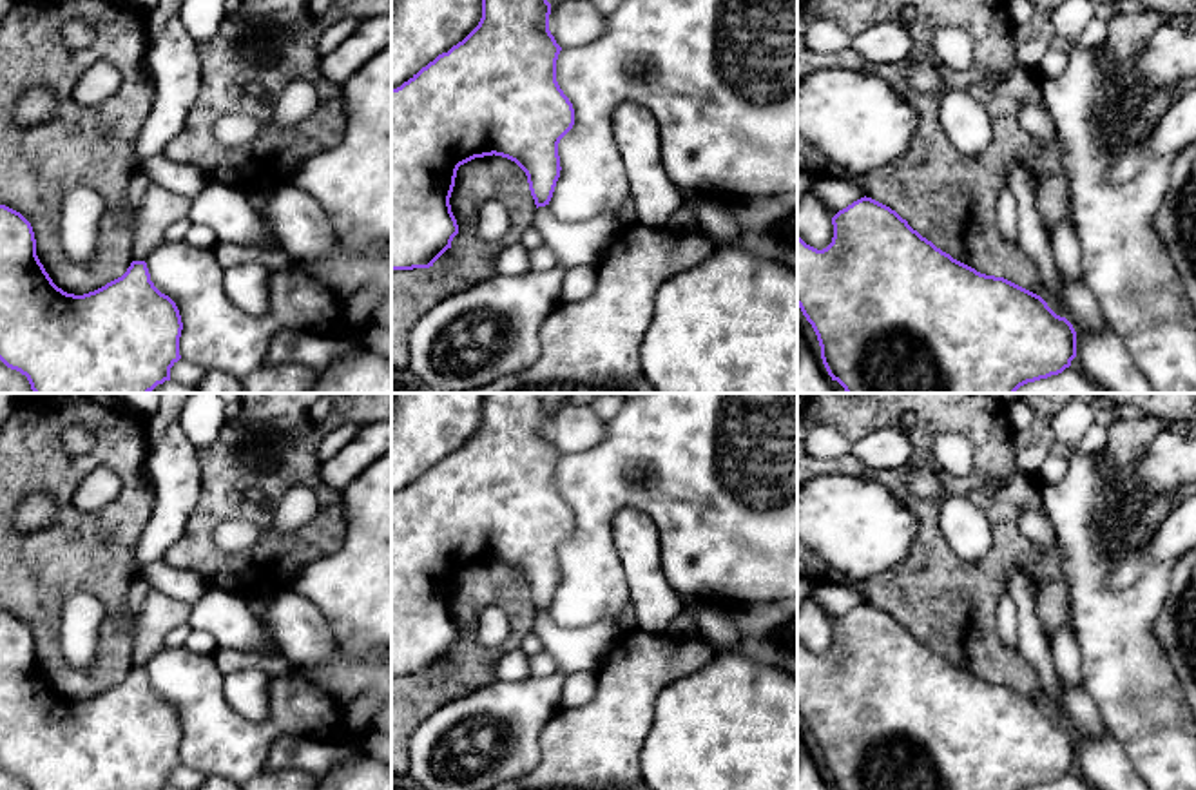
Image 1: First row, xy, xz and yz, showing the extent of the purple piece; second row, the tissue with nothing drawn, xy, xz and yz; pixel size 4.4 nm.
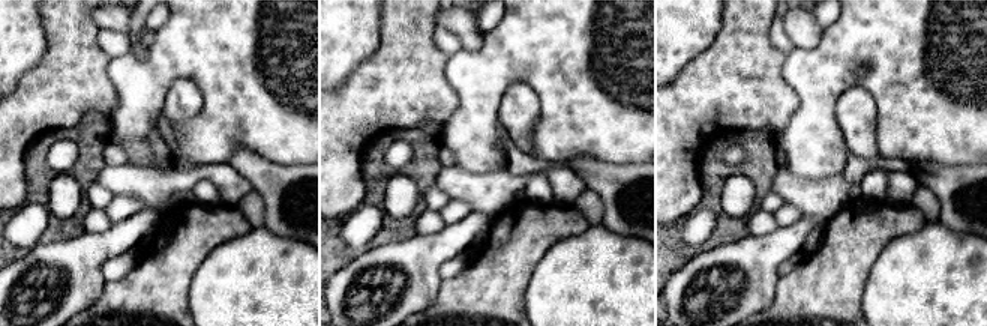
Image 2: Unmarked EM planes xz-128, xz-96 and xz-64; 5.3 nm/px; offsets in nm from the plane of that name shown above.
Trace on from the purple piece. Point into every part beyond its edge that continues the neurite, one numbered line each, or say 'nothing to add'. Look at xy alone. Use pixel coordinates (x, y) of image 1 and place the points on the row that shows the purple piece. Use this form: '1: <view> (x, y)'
1: xy (160, 207)

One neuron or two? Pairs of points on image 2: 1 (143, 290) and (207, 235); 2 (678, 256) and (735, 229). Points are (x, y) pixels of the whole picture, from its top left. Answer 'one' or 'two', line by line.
1: one
2: one

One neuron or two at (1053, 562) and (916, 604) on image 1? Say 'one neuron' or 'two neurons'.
one neuron

